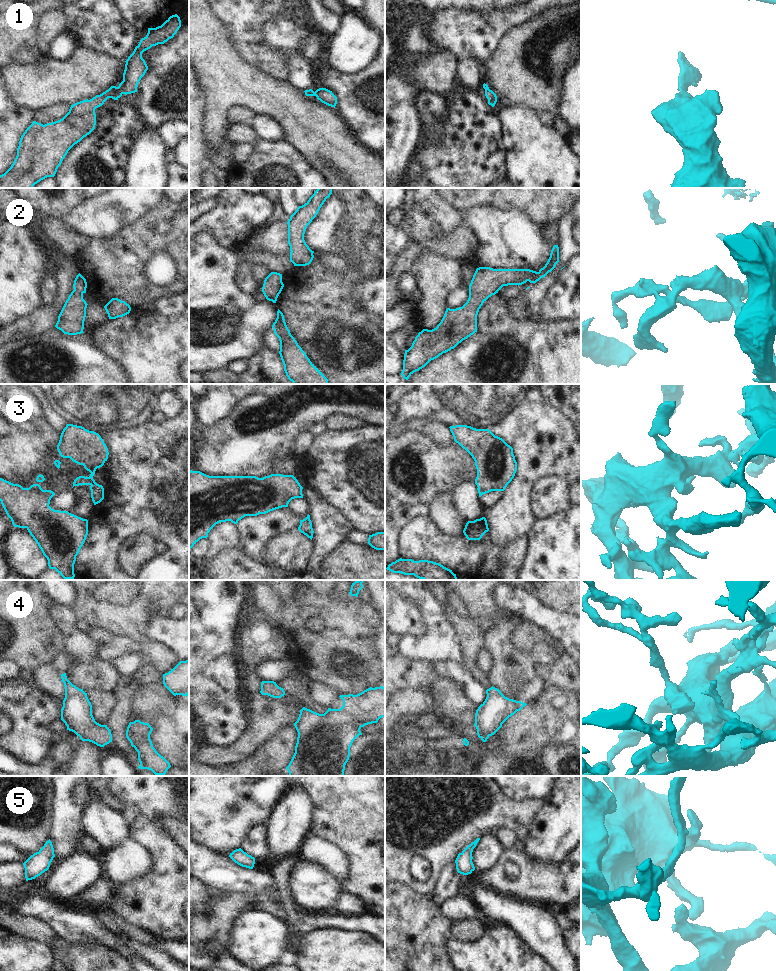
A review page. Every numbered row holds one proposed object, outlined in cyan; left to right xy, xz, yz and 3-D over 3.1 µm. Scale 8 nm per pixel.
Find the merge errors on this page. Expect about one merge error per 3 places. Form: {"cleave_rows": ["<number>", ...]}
{"cleave_rows": []}

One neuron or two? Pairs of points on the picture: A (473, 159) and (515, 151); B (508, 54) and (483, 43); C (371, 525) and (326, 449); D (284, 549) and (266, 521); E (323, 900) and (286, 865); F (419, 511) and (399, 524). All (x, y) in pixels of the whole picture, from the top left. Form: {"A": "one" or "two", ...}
{"A": "two", "B": "two", "C": "one", "D": "two", "E": "two", "F": "one"}

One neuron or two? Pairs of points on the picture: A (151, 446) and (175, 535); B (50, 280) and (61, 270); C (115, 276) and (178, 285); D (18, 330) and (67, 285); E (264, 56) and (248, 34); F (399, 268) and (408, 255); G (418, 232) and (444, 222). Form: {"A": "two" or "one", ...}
{"A": "one", "B": "two", "C": "one", "D": "one", "E": "one", "F": "one", "G": "one"}

